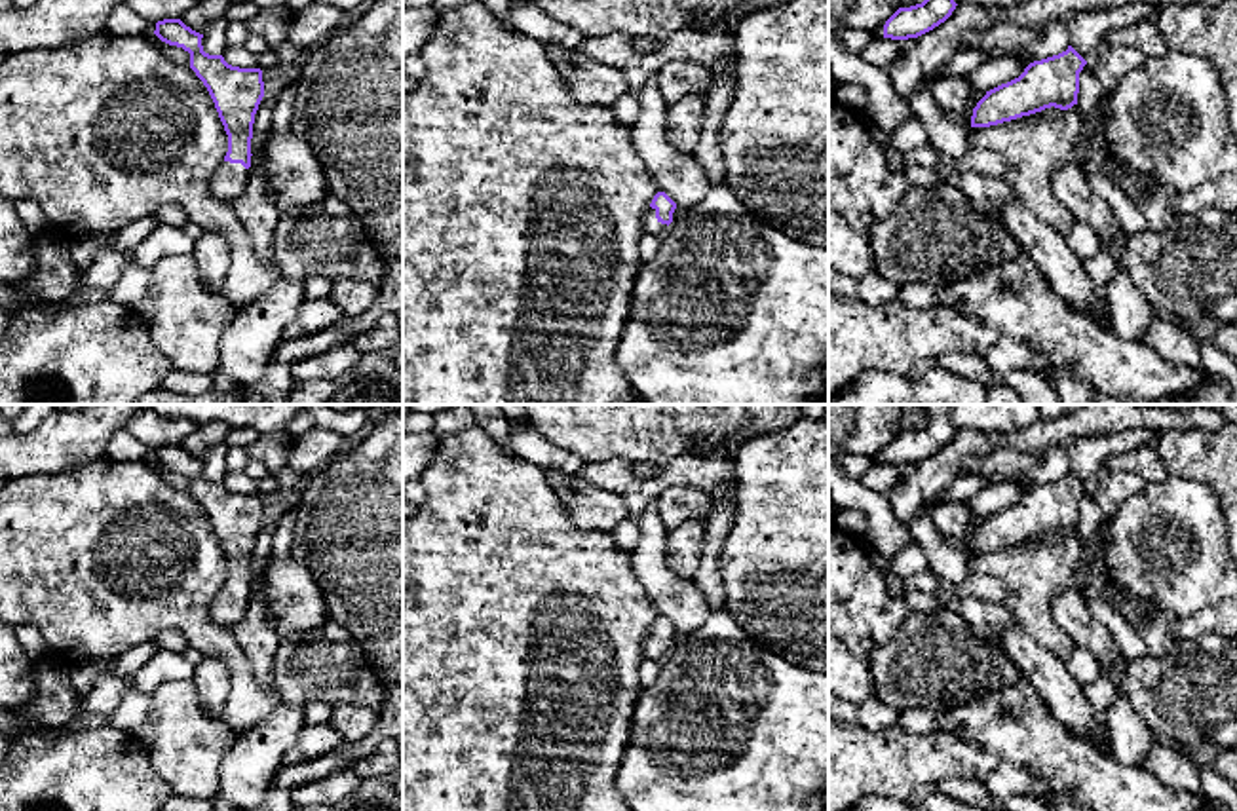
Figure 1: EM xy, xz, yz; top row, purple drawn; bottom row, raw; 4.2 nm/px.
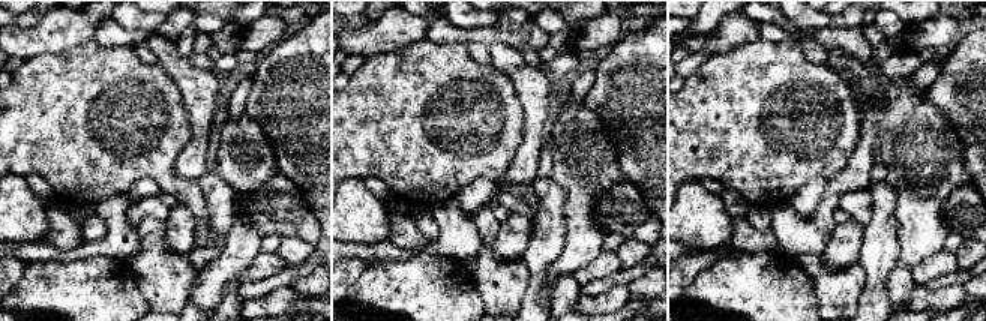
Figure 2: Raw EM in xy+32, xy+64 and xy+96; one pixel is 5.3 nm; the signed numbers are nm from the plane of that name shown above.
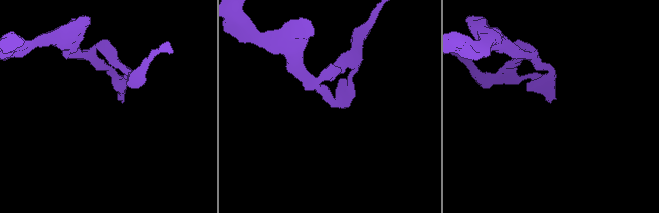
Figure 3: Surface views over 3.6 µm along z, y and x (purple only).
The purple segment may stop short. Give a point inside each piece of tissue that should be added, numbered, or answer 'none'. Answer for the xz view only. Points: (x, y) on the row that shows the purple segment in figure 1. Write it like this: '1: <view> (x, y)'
1: xz (650, 225)

